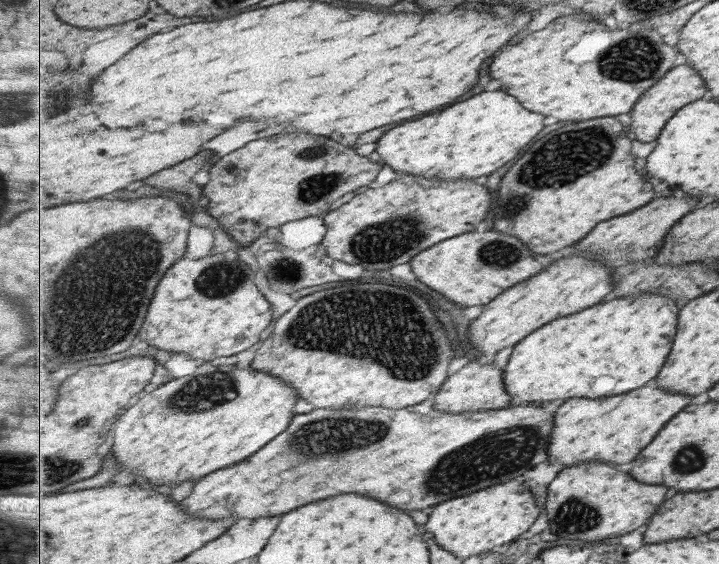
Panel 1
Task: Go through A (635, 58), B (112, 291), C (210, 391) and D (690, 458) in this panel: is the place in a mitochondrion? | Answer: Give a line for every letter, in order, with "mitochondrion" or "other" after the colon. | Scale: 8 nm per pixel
A: mitochondrion
B: mitochondrion
C: mitochondrion
D: mitochondrion

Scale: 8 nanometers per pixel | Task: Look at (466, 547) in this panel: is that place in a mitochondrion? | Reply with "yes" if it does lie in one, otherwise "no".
no

